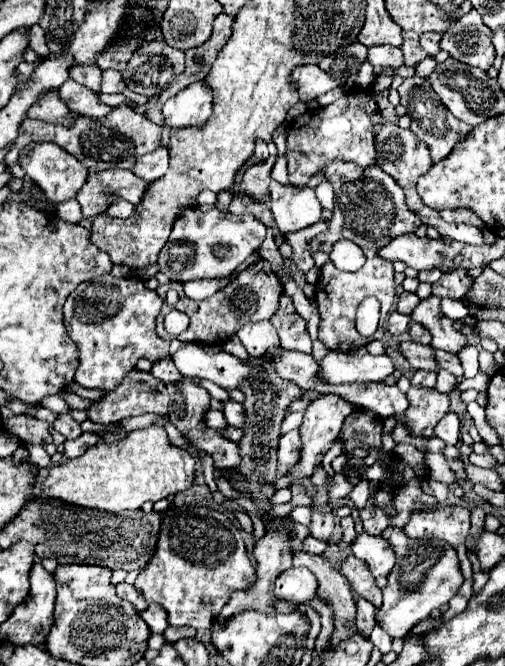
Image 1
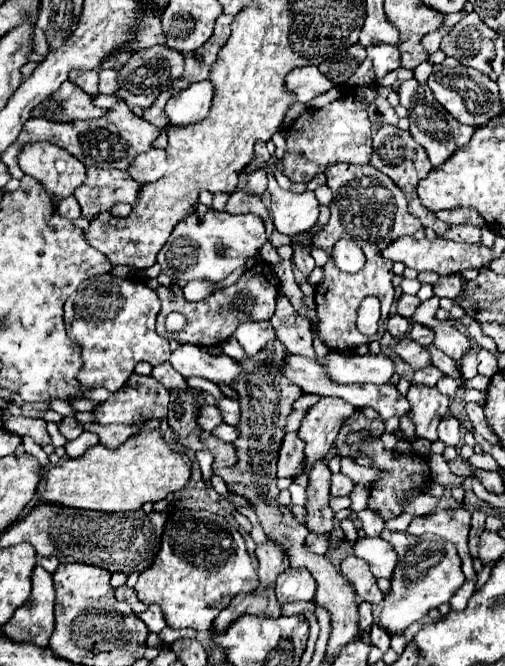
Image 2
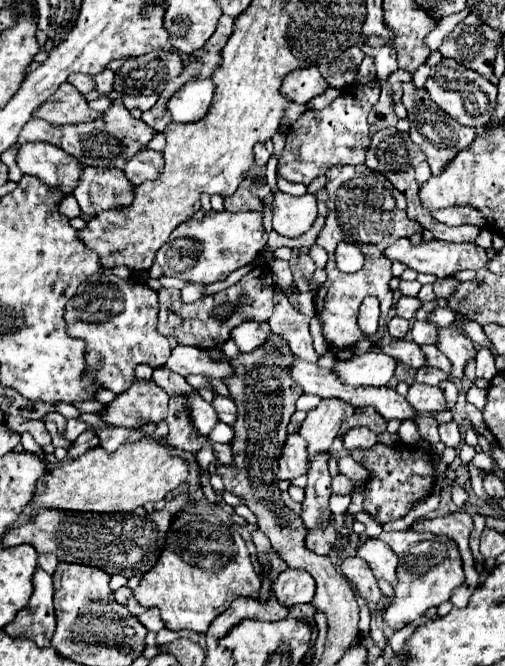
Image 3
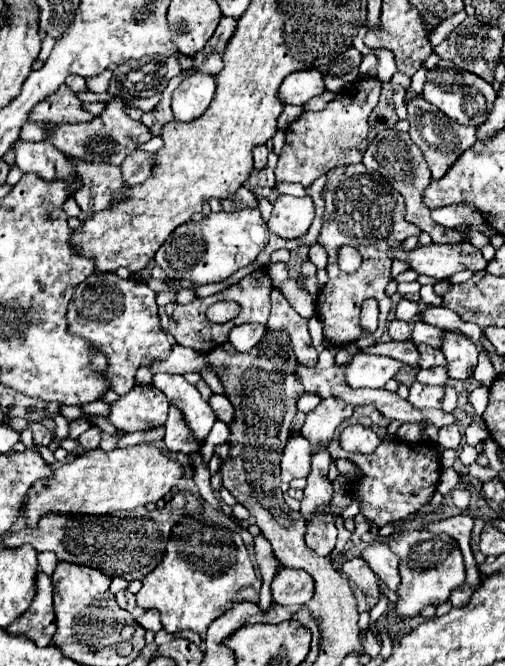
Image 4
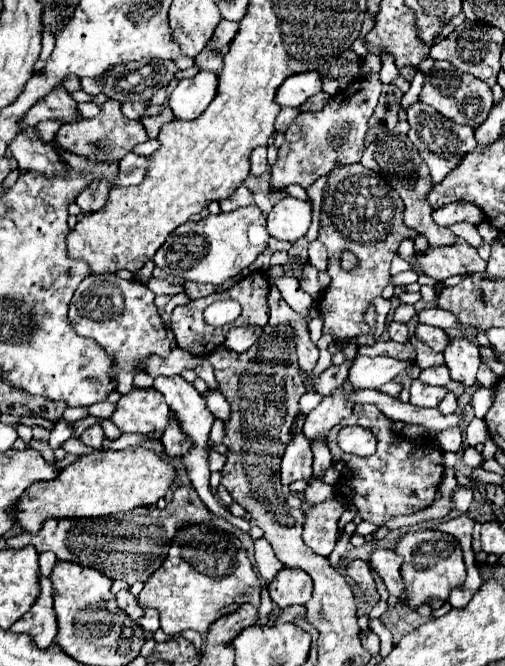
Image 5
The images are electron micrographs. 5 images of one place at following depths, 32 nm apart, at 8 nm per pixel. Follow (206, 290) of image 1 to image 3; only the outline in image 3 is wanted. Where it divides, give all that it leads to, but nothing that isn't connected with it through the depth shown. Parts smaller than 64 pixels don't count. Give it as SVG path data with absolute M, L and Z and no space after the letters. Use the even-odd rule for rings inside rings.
M190 282L188 286L182 288L182 292L180 292L180 300L182 300L182 302L194 302L194 300L202 298L202 290L204 290L202 284Z

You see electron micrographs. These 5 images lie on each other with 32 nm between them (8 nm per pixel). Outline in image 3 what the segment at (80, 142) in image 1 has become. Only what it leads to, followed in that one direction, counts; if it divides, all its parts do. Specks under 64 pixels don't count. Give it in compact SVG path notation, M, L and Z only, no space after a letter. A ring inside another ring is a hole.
M120 98L112 102L112 106L96 120L92 122L82 122L82 124L64 124L64 126L54 126L44 120L30 120L23 127L18 144L27 142L50 142L56 144L58 148L64 148L70 156L76 156L86 166L116 166L124 168L126 160L132 158L142 146L146 146L154 138L154 130L146 126L142 120L136 120L130 116L128 108Z

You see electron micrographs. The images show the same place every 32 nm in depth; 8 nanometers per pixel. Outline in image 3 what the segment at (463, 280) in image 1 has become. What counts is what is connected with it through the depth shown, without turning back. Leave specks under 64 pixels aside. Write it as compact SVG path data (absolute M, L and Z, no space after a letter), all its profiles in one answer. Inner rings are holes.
M442 278L442 280L436 280L434 282L434 294L440 296L440 298L450 298L454 294L454 288L458 286L460 282L454 280L454 278Z

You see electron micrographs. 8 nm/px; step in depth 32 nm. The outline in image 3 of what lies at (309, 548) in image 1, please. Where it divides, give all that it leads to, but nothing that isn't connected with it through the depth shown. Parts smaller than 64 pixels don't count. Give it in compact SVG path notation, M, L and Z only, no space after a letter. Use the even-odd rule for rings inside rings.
M332 524L328 526L318 526L318 528L308 528L306 536L306 546L316 552L316 554L328 554L336 544L336 528Z

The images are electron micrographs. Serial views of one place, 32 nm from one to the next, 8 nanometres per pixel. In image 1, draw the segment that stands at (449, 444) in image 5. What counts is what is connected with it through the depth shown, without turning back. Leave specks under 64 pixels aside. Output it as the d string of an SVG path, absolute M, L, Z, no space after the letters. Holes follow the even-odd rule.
M448 412L440 422L438 422L438 426L436 426L436 436L440 438L440 440L444 440L446 444L452 444L452 446L456 446L458 442L460 442L460 420L458 420L458 416L454 414L454 412Z

